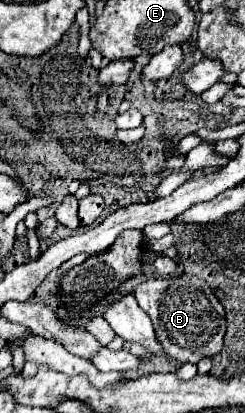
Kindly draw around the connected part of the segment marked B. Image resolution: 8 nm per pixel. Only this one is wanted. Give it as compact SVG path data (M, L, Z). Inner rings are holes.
M179 275L169 279L147 279L133 289L133 297L141 309L151 317L157 331L157 341L163 351L171 357L168 361L162 356L149 353L138 343L124 342L123 349L141 359L141 367L125 371L125 379L141 377L151 373L174 373L183 363L199 363L203 357L215 357L223 349L225 335L225 309L211 291L211 287L191 275Z

